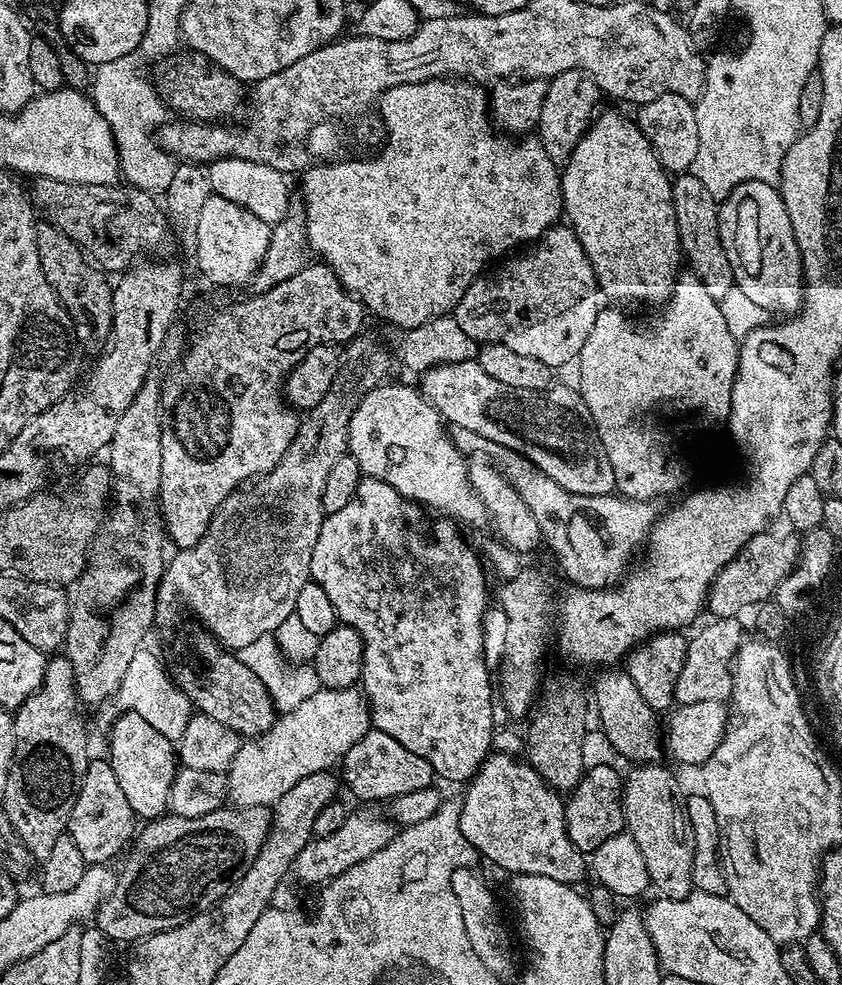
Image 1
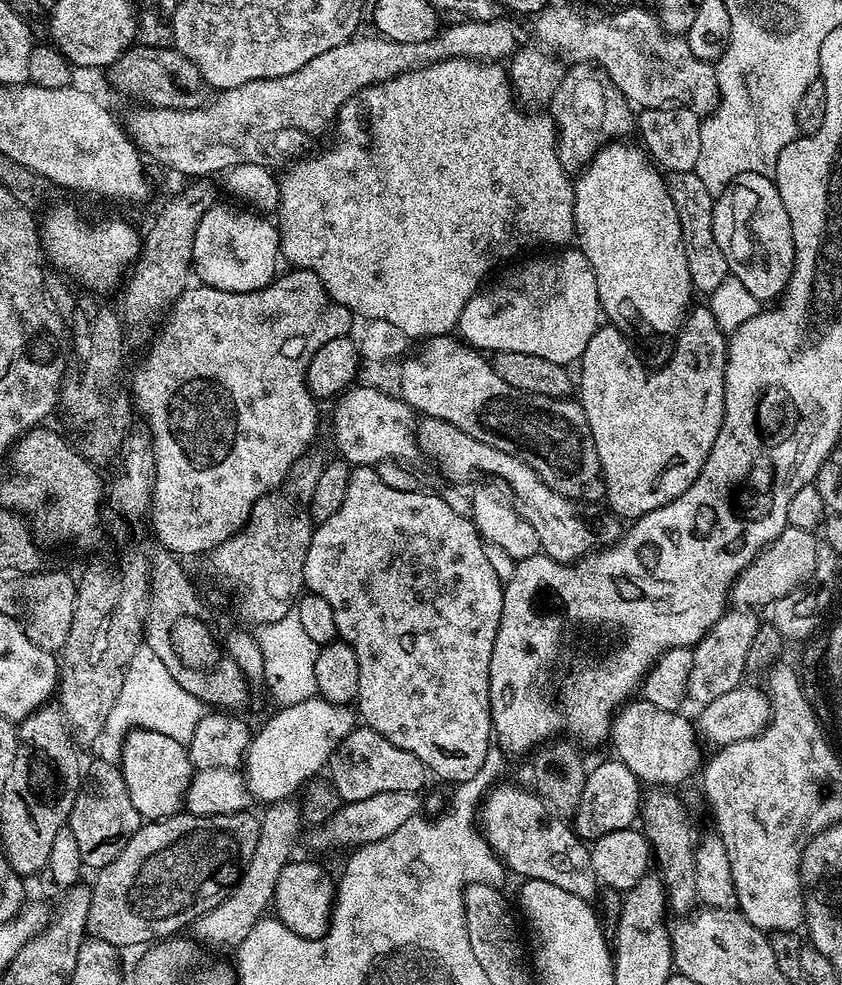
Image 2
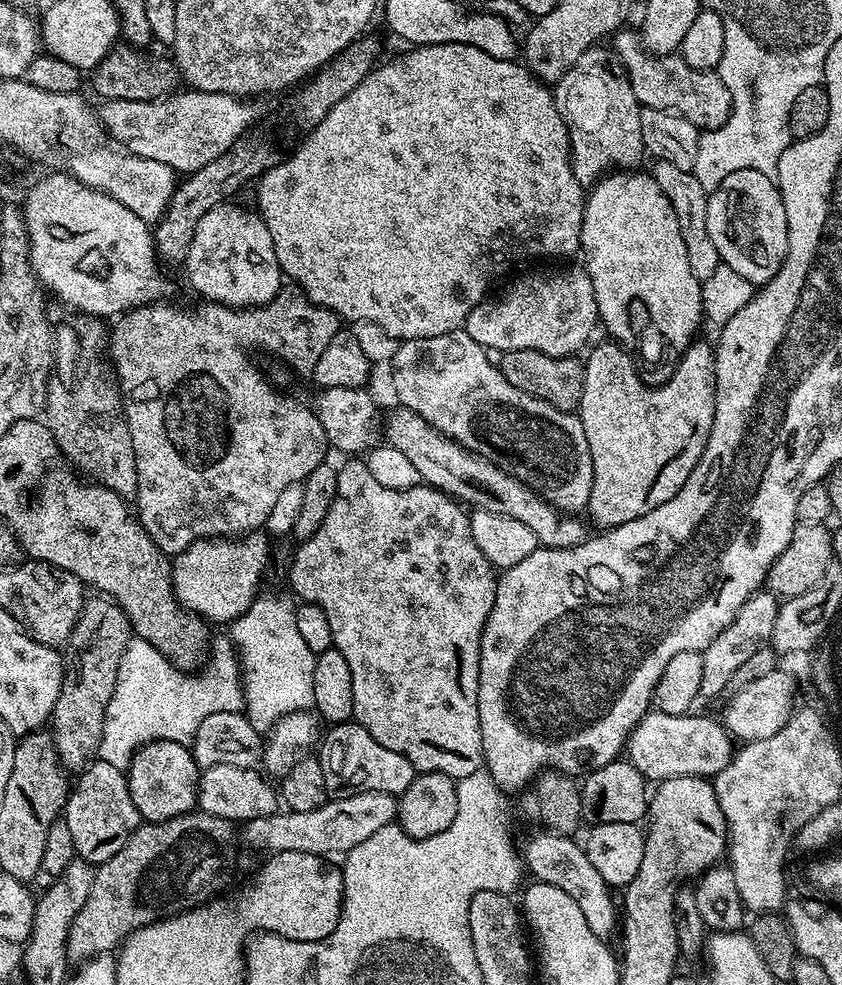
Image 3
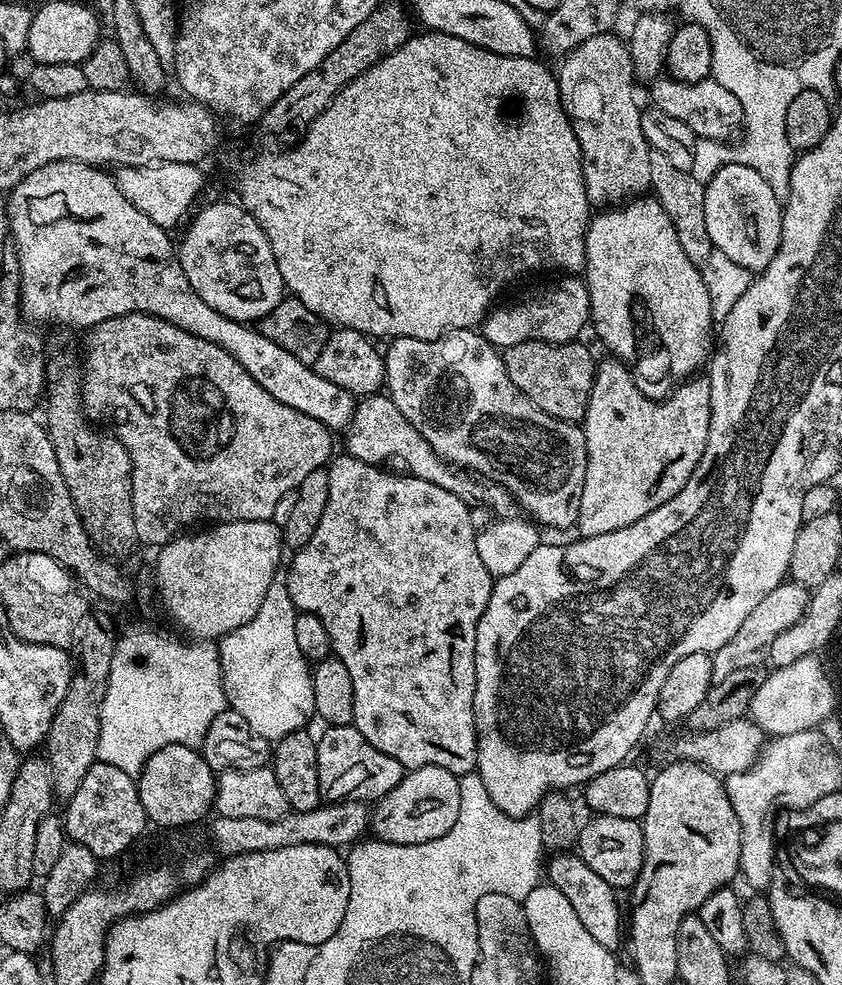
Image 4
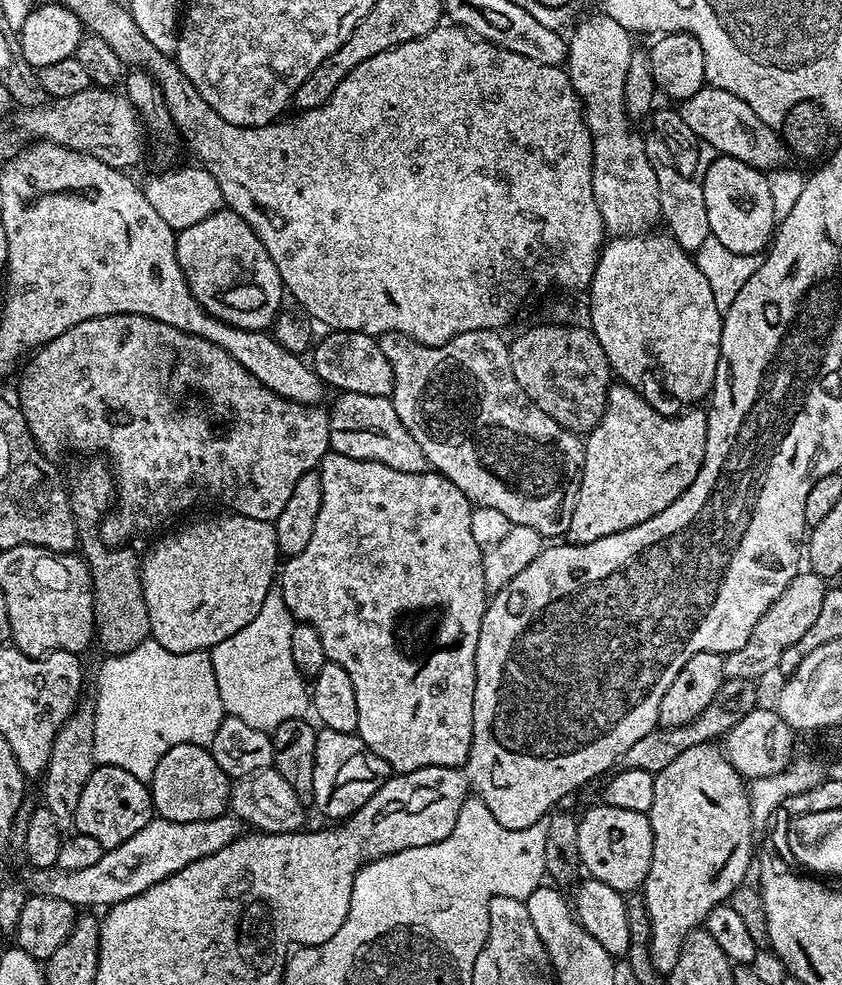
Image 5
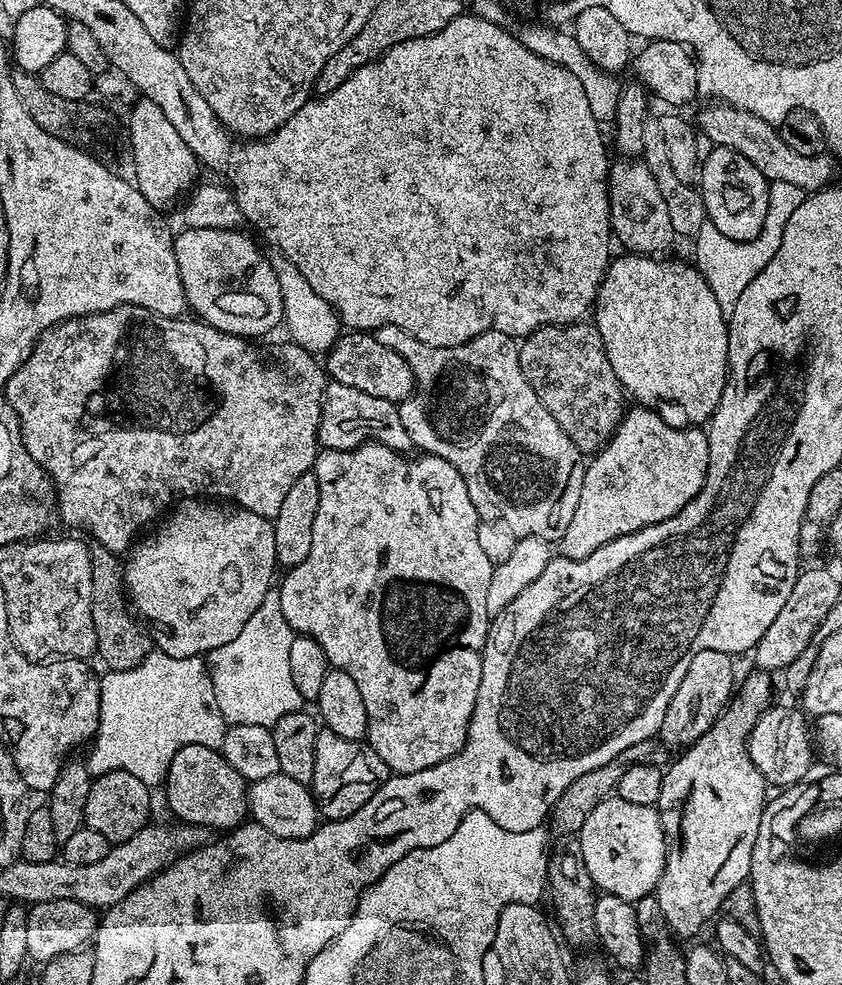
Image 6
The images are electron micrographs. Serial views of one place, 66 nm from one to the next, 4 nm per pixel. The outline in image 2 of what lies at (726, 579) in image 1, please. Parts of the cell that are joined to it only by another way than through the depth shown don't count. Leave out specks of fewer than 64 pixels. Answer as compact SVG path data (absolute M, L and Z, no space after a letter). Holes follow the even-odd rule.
M784 528L782 534L767 544L736 576L730 593L731 603L740 610L756 610L759 604L771 606L778 598L786 598L786 594L805 587L816 572L818 540L814 537L812 532L801 528Z

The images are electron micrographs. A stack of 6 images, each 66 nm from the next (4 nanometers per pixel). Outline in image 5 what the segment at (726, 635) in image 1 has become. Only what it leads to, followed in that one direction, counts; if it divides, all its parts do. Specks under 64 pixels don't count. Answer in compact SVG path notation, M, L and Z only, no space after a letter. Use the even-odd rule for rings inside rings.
M801 570L786 586L786 590L776 599L774 606L762 614L758 626L750 634L744 646L724 656L724 674L727 679L746 679L755 681L758 676L764 676L771 668L775 669L780 662L780 656L794 642L814 626L818 618L818 610L822 610L822 598L826 591L825 577L811 570Z

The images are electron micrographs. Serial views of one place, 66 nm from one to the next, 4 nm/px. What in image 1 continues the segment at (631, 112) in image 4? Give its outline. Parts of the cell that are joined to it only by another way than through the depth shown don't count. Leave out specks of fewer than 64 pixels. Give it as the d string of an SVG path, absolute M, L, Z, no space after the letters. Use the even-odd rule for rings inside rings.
M566 70L548 80L546 98L542 102L542 114L538 125L538 139L546 154L550 154L550 158L557 166L567 164L574 146L588 131L589 124L597 115L596 103L599 100L602 100L600 87L587 72Z

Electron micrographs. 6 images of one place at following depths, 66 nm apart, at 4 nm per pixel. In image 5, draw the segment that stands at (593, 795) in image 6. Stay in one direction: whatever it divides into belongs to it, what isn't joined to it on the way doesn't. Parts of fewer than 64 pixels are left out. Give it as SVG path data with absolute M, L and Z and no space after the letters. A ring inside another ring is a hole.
M725 679L724 684L718 690L718 694L714 696L714 700L706 706L694 722L687 723L686 726L682 727L655 728L645 737L638 738L638 742L634 742L630 746L630 750L626 750L620 761L617 761L617 769L646 770L647 773L656 775L670 766L671 762L674 762L675 758L678 758L684 750L688 750L692 746L717 741L718 737L720 739L725 737L730 729L733 729L746 714L758 706L756 686L757 683L753 680Z

